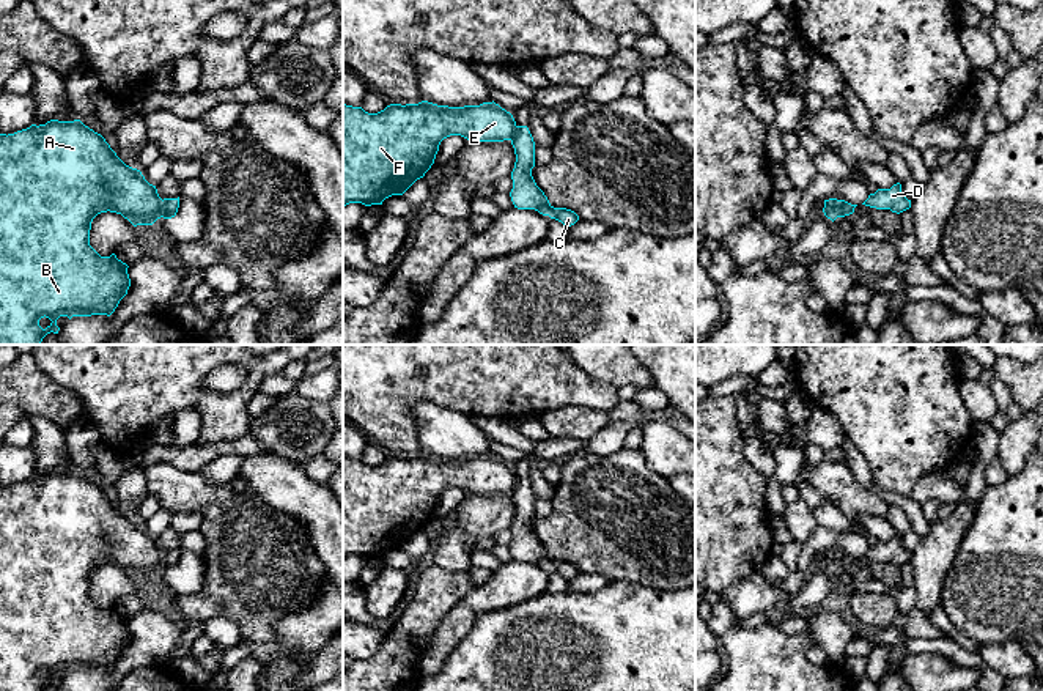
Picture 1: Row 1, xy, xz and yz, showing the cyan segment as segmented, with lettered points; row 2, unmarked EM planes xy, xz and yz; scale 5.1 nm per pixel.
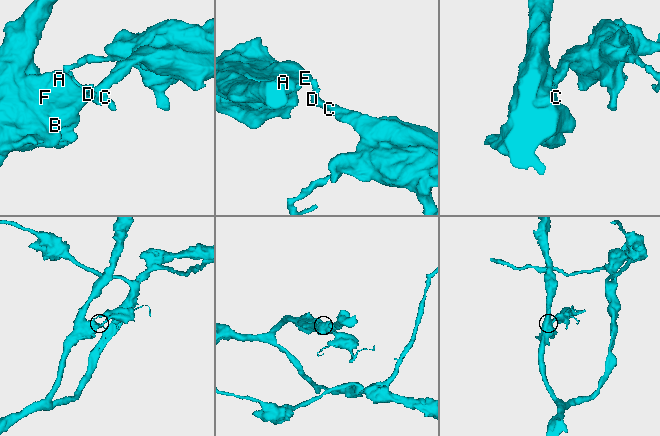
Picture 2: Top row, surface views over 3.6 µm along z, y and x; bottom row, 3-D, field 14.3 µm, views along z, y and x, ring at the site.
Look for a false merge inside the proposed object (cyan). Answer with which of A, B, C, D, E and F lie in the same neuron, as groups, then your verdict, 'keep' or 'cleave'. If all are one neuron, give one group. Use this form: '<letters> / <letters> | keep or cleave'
A B E F / C D | cleave

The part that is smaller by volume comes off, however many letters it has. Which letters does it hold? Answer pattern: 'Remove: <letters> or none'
Remove: C, D

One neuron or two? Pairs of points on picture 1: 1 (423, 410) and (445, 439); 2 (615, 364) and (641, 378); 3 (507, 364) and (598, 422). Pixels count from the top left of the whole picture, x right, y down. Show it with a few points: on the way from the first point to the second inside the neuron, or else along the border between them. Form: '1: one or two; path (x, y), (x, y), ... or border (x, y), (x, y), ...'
1: one; path (430, 417), (442, 432)
2: one; path (622, 369), (634, 373)
3: two; border (609, 411), (560, 406), (541, 414)

